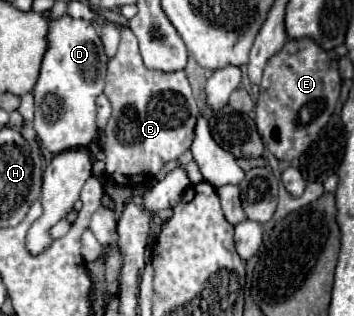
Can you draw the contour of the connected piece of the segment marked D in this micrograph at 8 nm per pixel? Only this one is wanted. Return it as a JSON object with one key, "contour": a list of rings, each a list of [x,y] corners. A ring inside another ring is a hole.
{"contour":[[[62,16],[48,24],[50,46],[34,86],[34,130],[48,152],[60,154],[64,150],[88,148],[96,140],[96,98],[104,90],[108,58],[92,22]]]}

